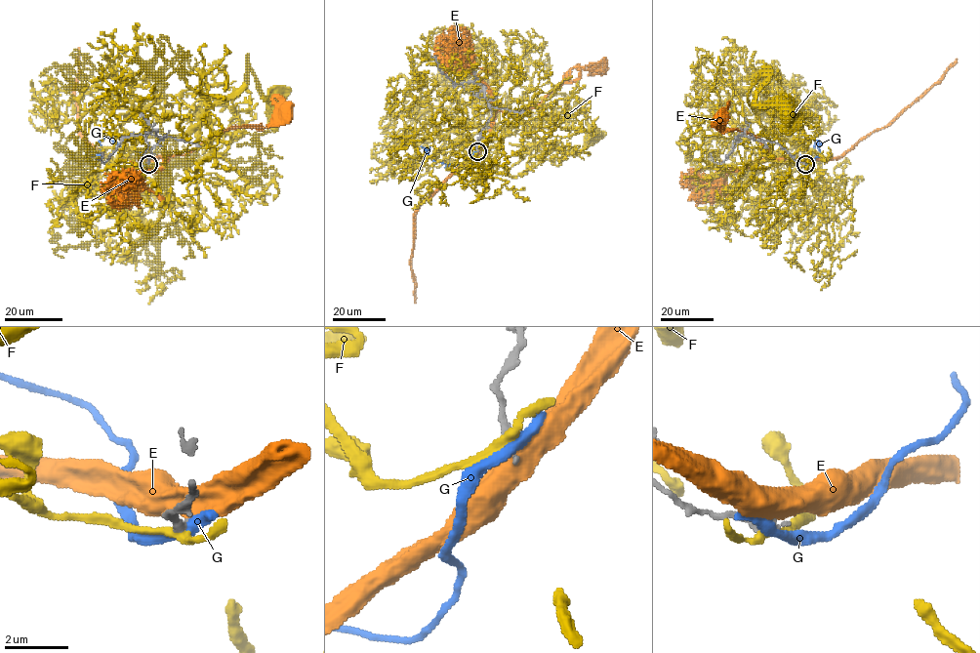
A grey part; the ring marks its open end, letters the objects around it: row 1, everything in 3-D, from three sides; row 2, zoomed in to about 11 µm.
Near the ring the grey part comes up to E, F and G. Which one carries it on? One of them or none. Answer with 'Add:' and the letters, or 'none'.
Add: none

